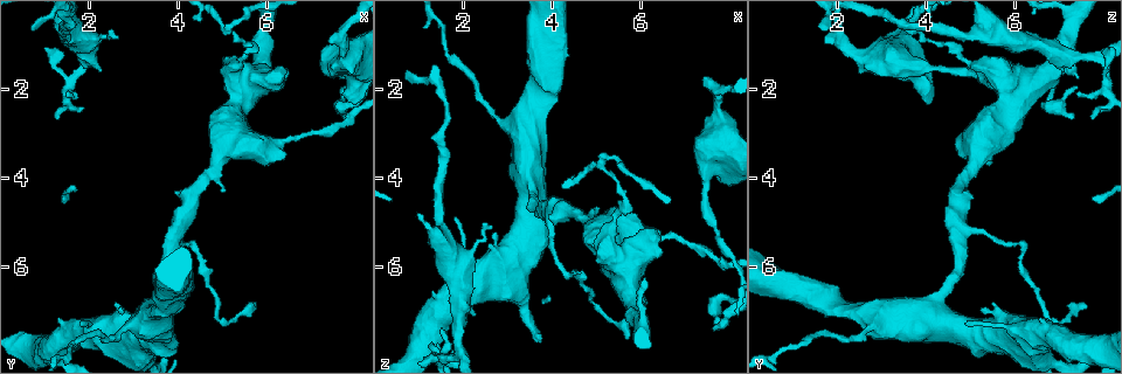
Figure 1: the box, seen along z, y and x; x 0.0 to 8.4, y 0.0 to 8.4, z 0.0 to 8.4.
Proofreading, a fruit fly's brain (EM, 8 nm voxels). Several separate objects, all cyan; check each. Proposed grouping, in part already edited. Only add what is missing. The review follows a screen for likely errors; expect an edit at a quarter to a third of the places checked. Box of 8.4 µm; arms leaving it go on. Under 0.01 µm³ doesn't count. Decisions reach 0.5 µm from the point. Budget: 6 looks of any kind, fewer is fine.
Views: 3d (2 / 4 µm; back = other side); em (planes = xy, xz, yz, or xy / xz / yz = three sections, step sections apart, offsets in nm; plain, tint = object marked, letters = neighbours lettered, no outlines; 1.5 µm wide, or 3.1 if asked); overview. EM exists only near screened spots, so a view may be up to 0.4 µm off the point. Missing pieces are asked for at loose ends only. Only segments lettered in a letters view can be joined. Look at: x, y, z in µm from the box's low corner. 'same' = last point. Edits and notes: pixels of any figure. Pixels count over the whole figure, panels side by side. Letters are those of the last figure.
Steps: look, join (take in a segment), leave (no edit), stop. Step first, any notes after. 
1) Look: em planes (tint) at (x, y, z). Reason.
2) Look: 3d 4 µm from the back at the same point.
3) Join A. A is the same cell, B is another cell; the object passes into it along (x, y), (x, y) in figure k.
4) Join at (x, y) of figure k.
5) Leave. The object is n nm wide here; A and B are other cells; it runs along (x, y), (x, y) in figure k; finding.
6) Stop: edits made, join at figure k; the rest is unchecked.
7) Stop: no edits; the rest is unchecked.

Look: em 3.1 µm planes (letters) at (5.05, 4.30, 4.65).

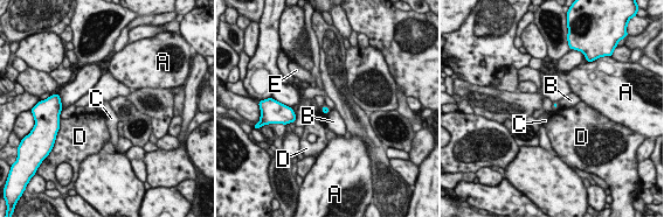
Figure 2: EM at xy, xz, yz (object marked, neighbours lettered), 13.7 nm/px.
Leave. A, B, C, D and E are other cells; a border runs along (324, 105), (330, 110) in figure 2; no lettered segment goes on from it.

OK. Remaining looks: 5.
Look: em xy step 8 (letters) at (7.65, 1.70, 7.40). An open end.

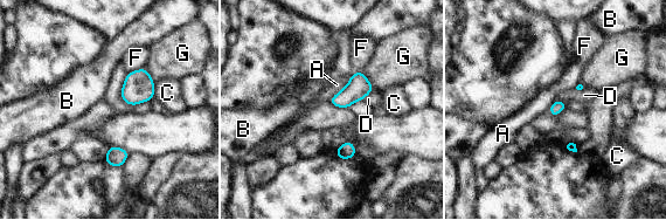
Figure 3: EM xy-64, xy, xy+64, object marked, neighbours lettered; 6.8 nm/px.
Look: em planes (letters) at the same point. Another direction.

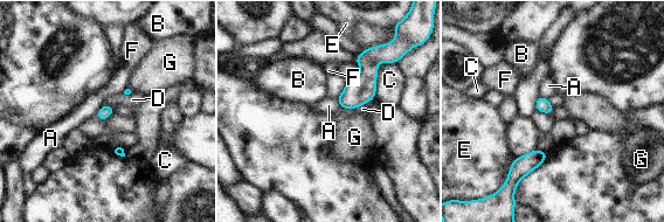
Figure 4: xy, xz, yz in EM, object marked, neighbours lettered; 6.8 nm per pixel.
Leave. The longest contact is with C, 280 nm; A, B, C, D, E, F and G are other cells; no lettered segment goes on from it.

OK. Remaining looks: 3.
Look: 3d 2 µm from the back at (7.40, 0.90, 1.75). Branch stops here.

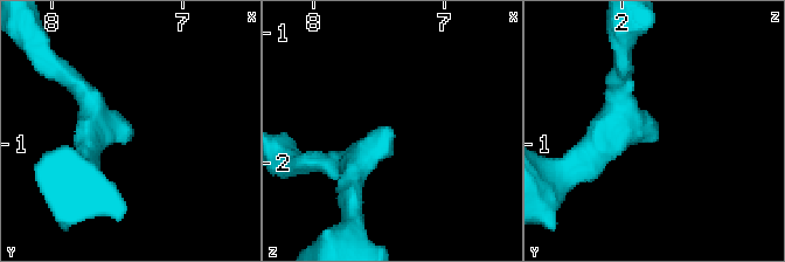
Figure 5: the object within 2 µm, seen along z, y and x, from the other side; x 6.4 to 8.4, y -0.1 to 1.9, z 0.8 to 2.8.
Look: em xz step 4 (tint) at (7.42, 0.92, 1.72). The arms are 170, 200 nm wide.

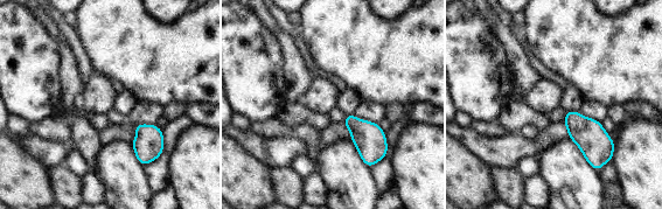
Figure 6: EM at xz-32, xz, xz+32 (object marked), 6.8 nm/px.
Look: em xz step 4 (letters) at the same point.

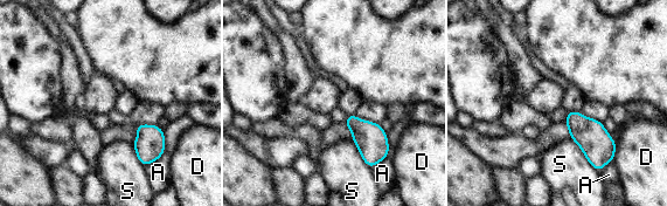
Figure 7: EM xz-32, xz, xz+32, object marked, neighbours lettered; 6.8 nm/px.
Leave. A, D and S are other cells; a border runs along (570, 137), (598, 171) in figure 7; none of them fits.

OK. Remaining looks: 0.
Stop: no edits; the rest is unchecked.

